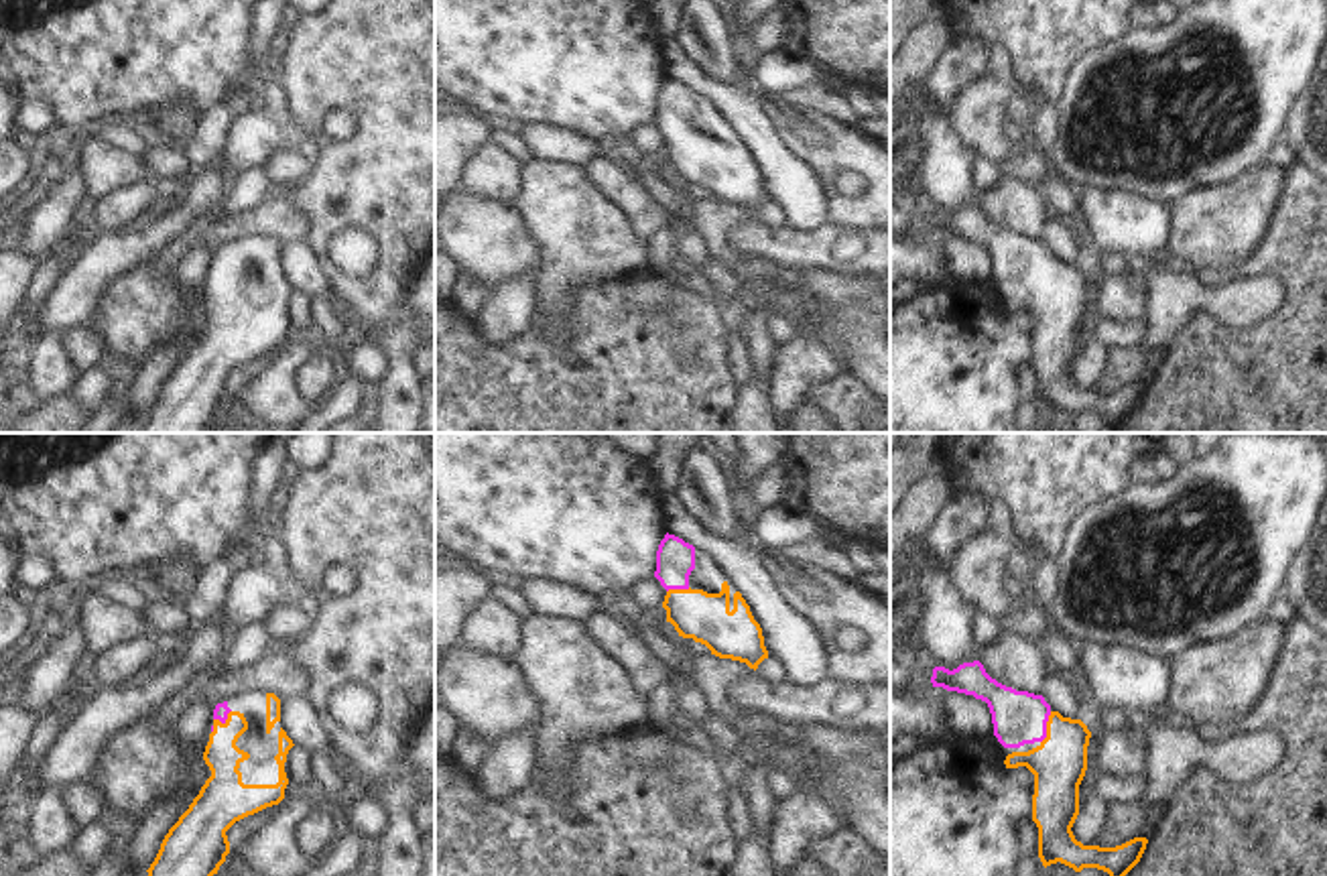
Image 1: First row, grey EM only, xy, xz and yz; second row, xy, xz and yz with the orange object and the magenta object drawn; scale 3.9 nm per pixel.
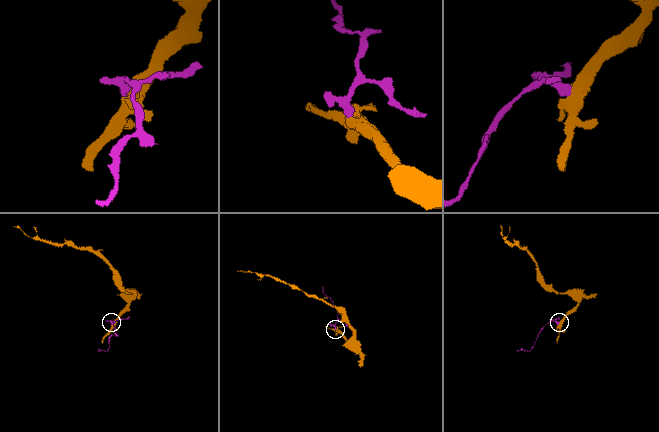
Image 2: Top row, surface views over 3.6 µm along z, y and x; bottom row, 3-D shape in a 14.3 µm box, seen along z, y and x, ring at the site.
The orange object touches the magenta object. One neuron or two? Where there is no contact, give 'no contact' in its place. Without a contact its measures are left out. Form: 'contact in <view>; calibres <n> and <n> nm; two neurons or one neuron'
contact in yz; calibres 220 and 220 nm; one neuron

